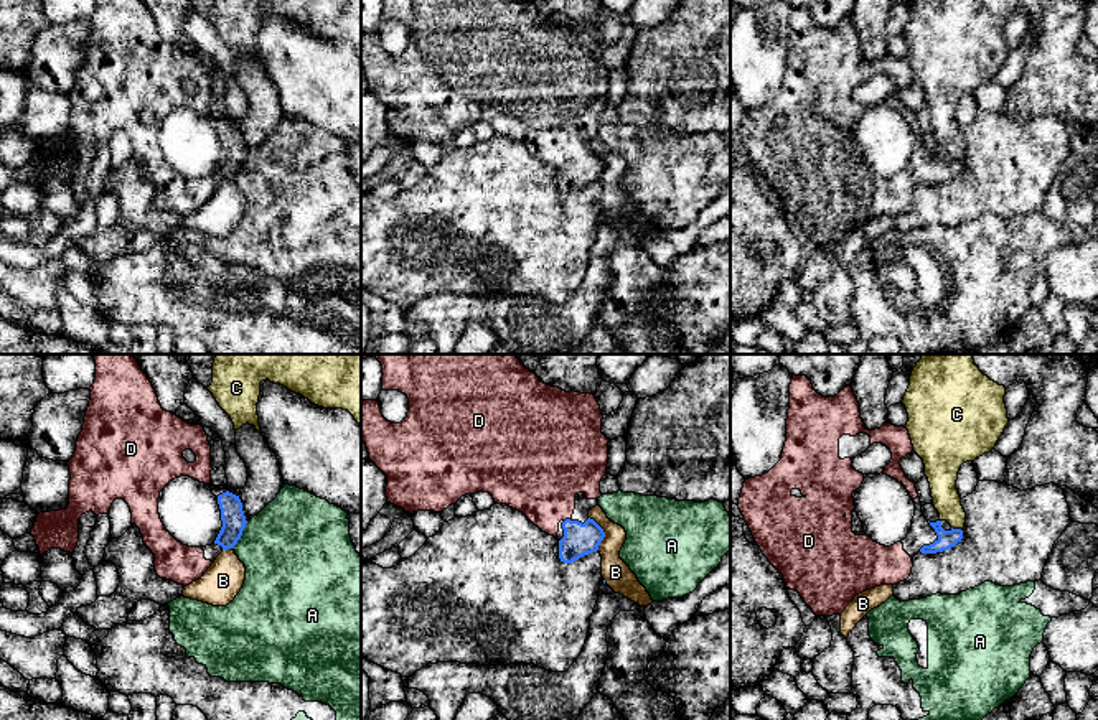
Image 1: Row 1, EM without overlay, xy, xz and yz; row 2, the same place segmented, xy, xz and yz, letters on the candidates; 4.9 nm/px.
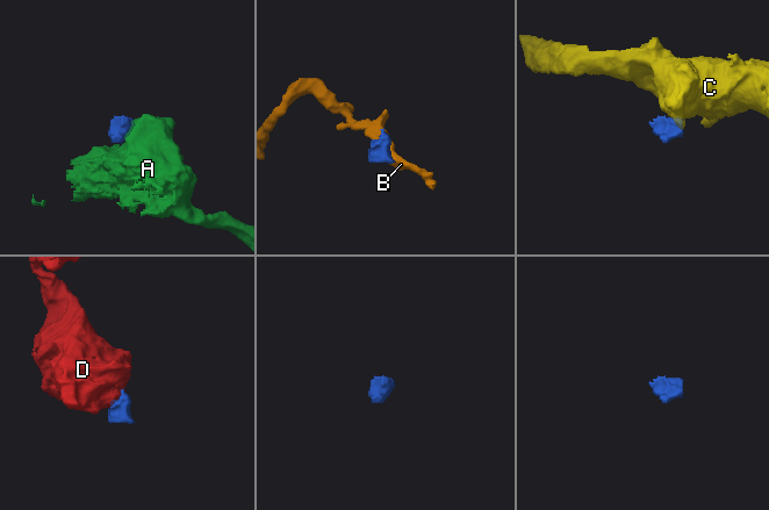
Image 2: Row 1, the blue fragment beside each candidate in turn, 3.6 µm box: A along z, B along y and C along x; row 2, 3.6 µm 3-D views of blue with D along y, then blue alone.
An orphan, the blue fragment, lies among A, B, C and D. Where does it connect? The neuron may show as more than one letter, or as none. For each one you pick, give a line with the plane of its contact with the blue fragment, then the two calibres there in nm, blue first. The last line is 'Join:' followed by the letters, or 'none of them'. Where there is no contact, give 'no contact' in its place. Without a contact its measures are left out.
D: meets blue in xz; 160 nm thick on the blue side, 400 nm on the other
Join: D

